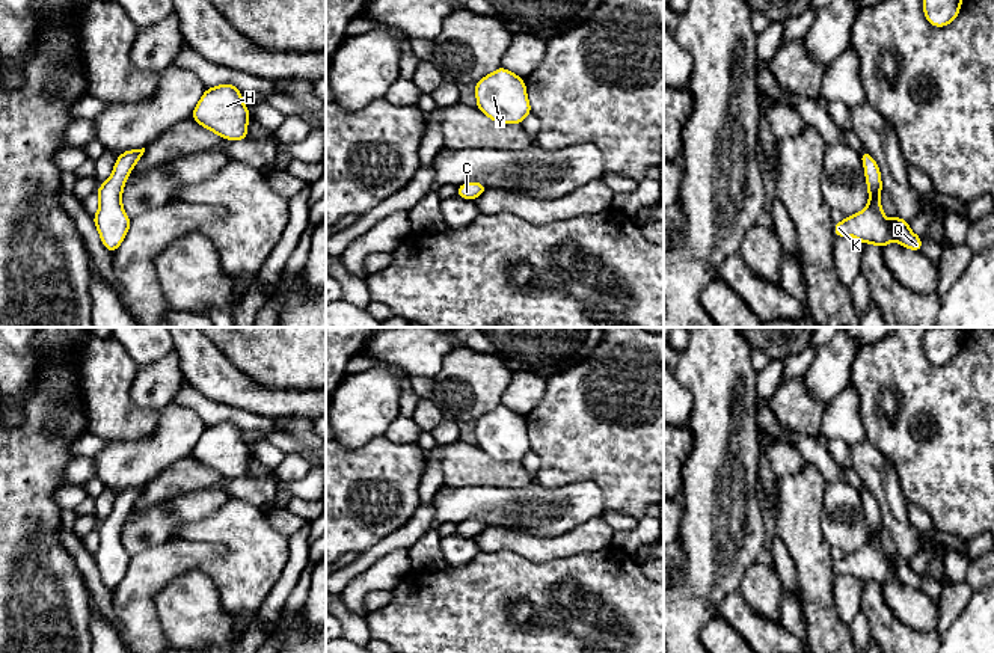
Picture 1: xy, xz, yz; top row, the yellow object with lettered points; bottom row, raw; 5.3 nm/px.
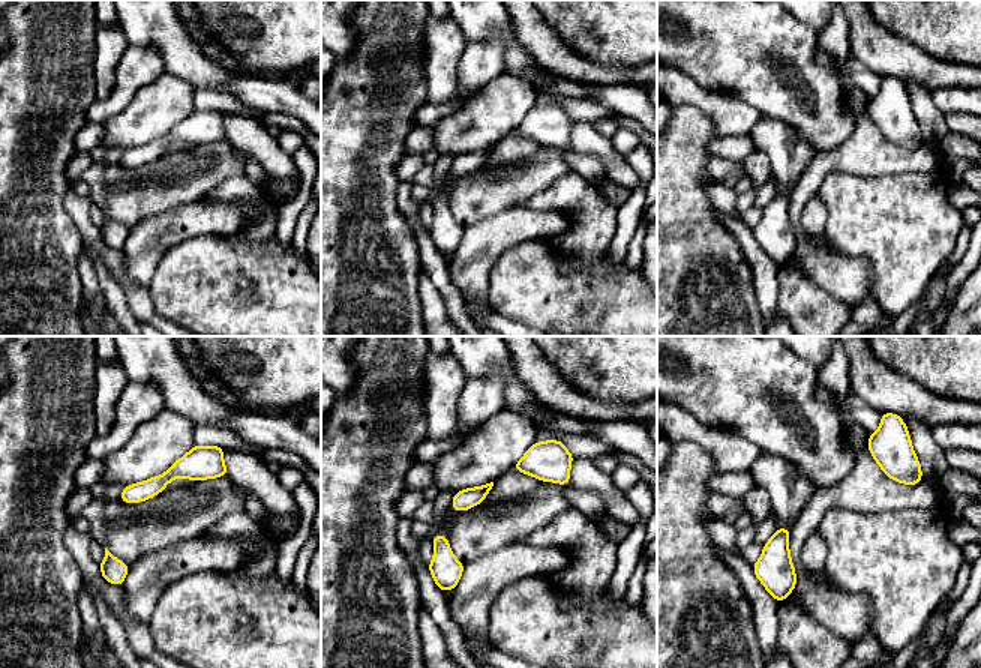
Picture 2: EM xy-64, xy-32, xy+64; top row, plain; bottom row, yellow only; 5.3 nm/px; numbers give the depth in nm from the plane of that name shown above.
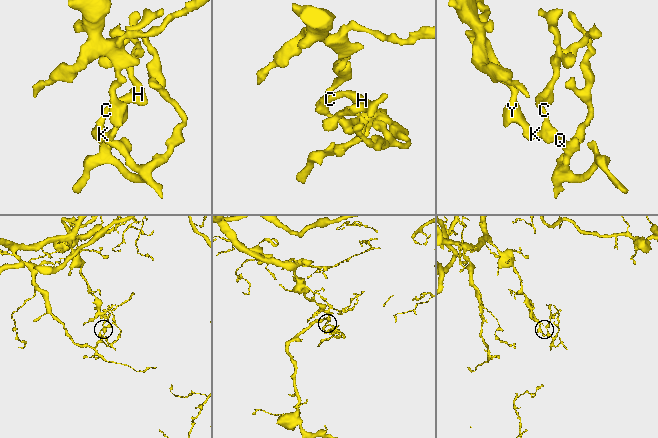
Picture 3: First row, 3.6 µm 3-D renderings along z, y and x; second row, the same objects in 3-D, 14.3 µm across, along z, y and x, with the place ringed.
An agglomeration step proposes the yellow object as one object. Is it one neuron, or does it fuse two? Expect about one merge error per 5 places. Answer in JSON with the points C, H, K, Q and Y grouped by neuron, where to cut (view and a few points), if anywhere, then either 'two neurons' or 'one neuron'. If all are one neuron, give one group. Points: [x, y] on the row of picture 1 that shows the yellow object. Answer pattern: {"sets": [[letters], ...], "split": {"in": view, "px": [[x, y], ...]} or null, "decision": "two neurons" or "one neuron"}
{"sets": [["C", "H", "K", "Q", "Y"]], "split": null, "decision": "one neuron"}

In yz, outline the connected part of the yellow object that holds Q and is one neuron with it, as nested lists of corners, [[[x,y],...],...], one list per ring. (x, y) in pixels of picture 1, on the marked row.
[[[867,151],[860,154],[864,164],[864,176],[869,190],[869,204],[858,214],[846,217],[843,222],[834,223],[834,235],[851,235],[861,241],[861,244],[872,243],[878,247],[887,246],[891,240],[896,240],[900,246],[922,252],[922,237],[911,232],[908,222],[897,214],[893,220],[888,220],[881,207],[881,172],[876,161]]]

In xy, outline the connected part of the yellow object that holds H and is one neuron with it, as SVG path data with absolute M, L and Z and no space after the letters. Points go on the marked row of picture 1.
M228 83L207 89L192 113L199 125L226 140L246 139L249 116L241 90Z

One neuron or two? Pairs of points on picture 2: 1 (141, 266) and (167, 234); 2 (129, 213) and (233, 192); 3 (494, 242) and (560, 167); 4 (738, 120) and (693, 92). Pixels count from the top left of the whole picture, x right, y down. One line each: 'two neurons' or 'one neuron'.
1: one neuron
2: two neurons
3: two neurons
4: one neuron

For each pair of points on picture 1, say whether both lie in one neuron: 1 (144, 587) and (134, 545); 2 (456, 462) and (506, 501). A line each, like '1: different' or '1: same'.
1: different
2: different

